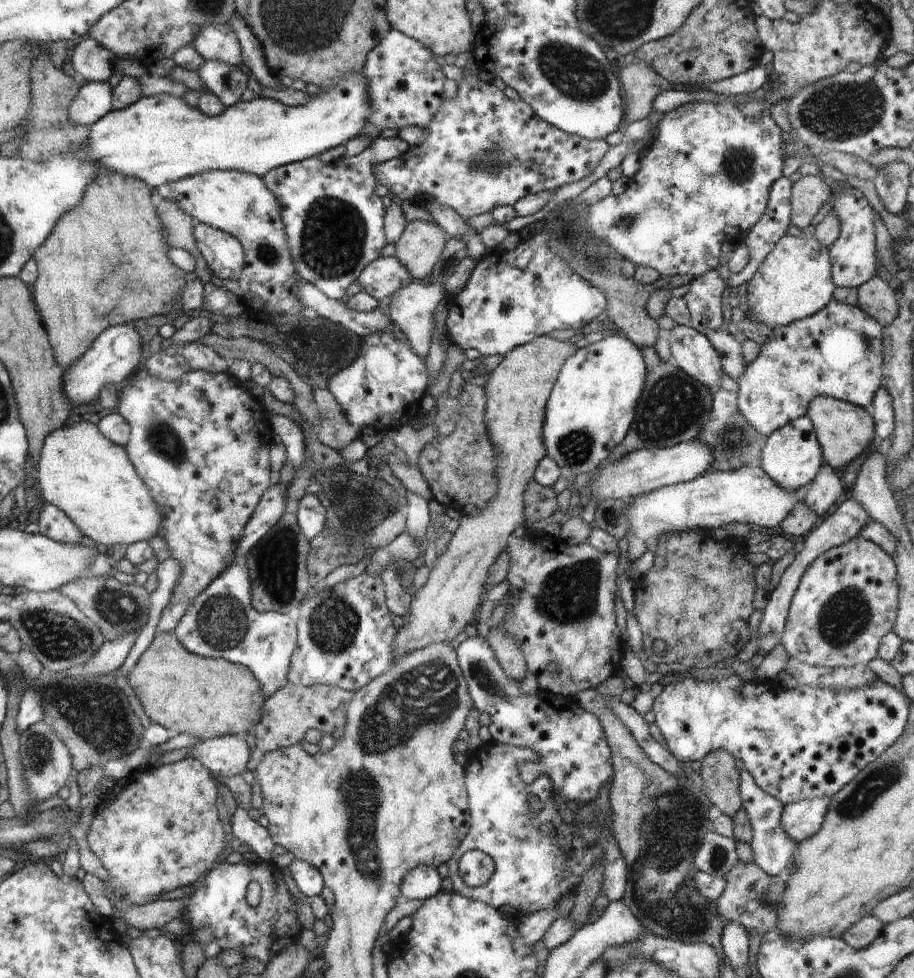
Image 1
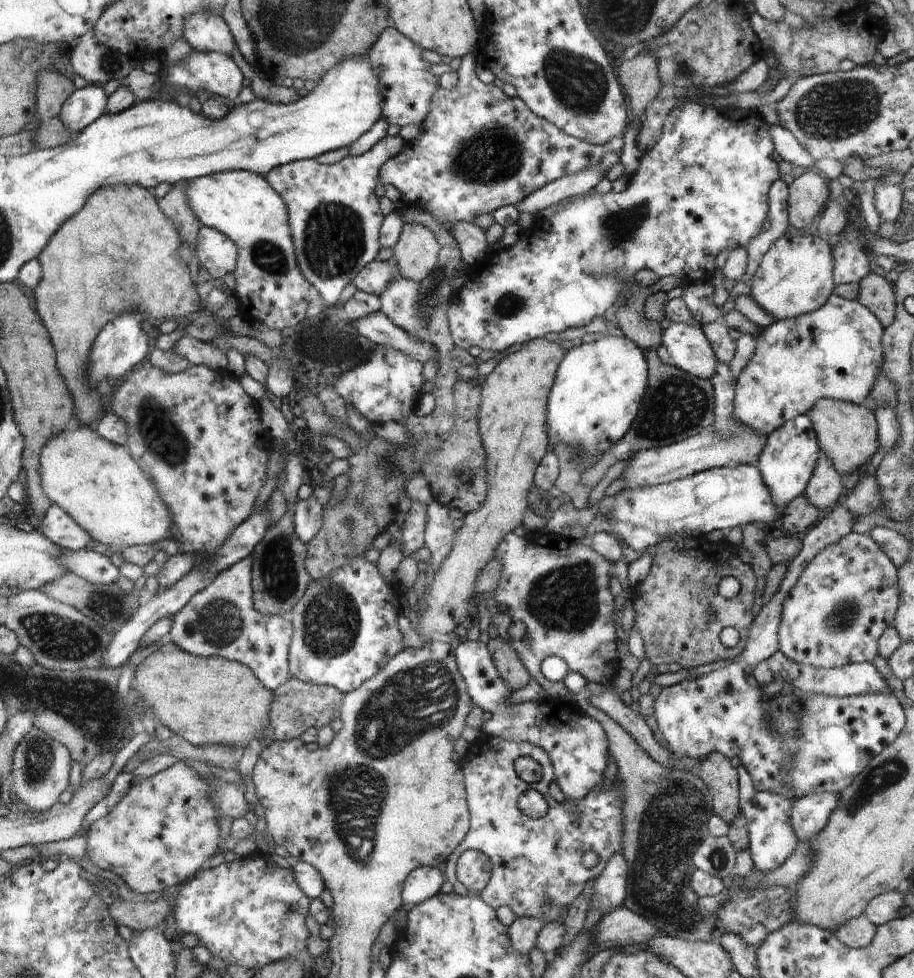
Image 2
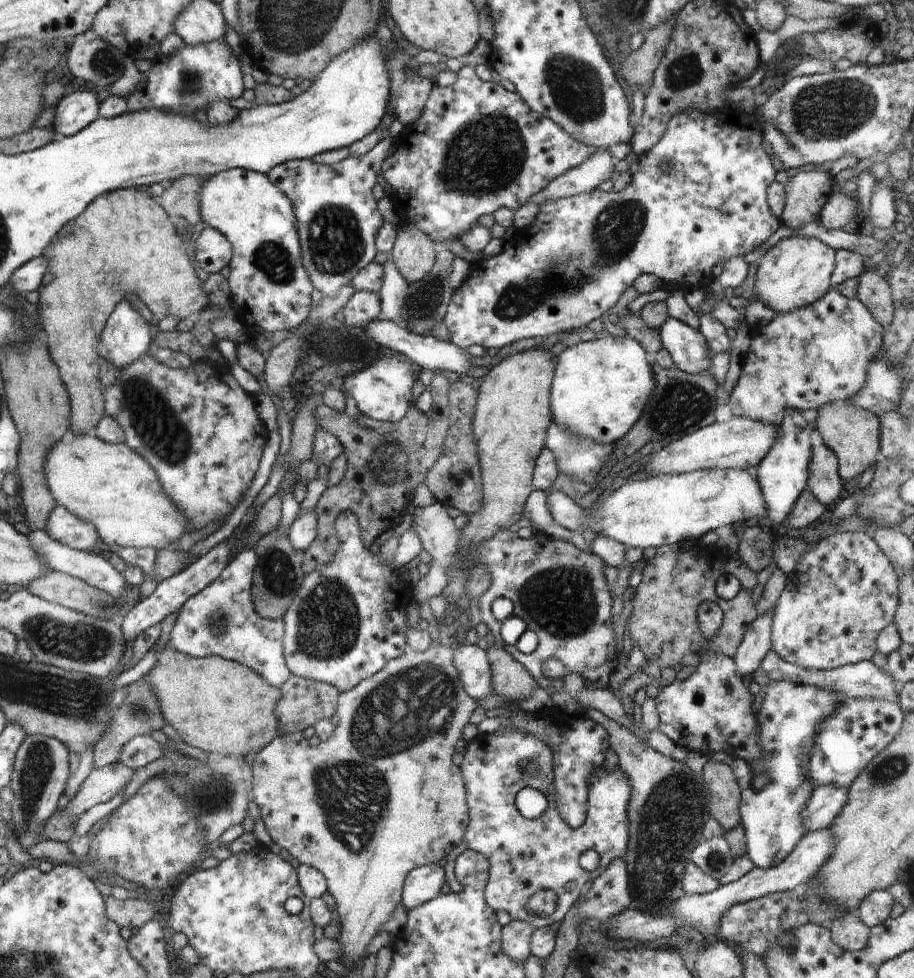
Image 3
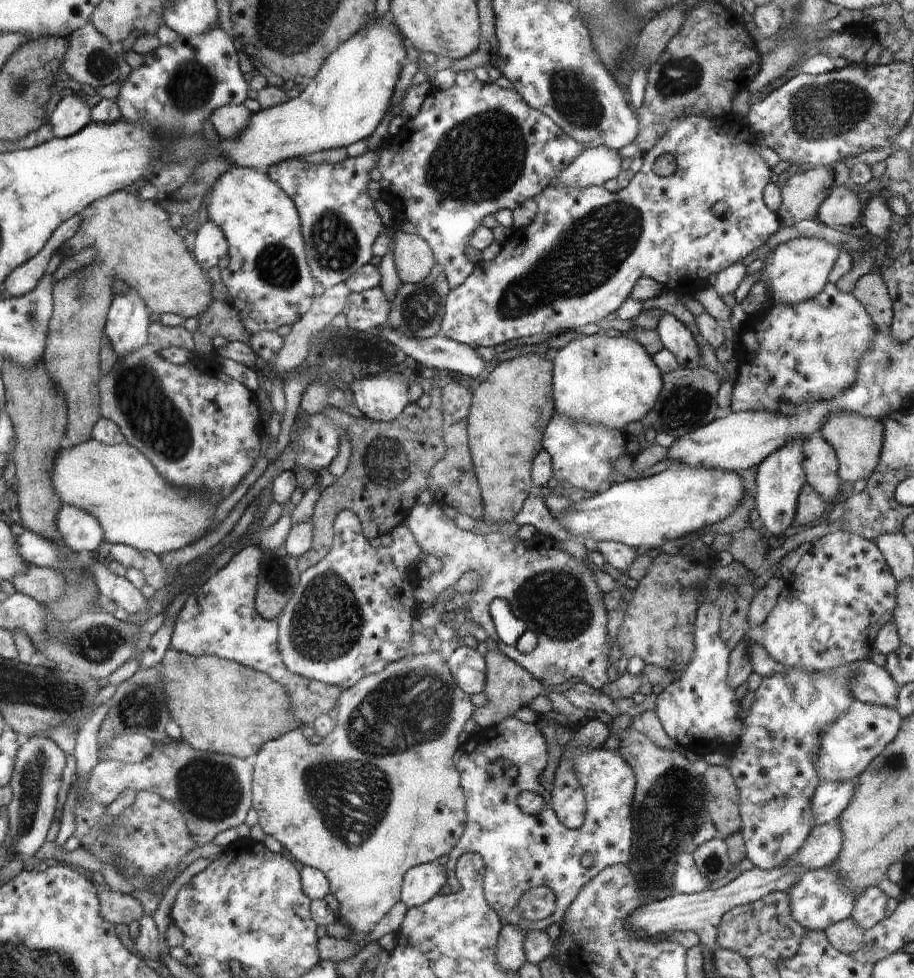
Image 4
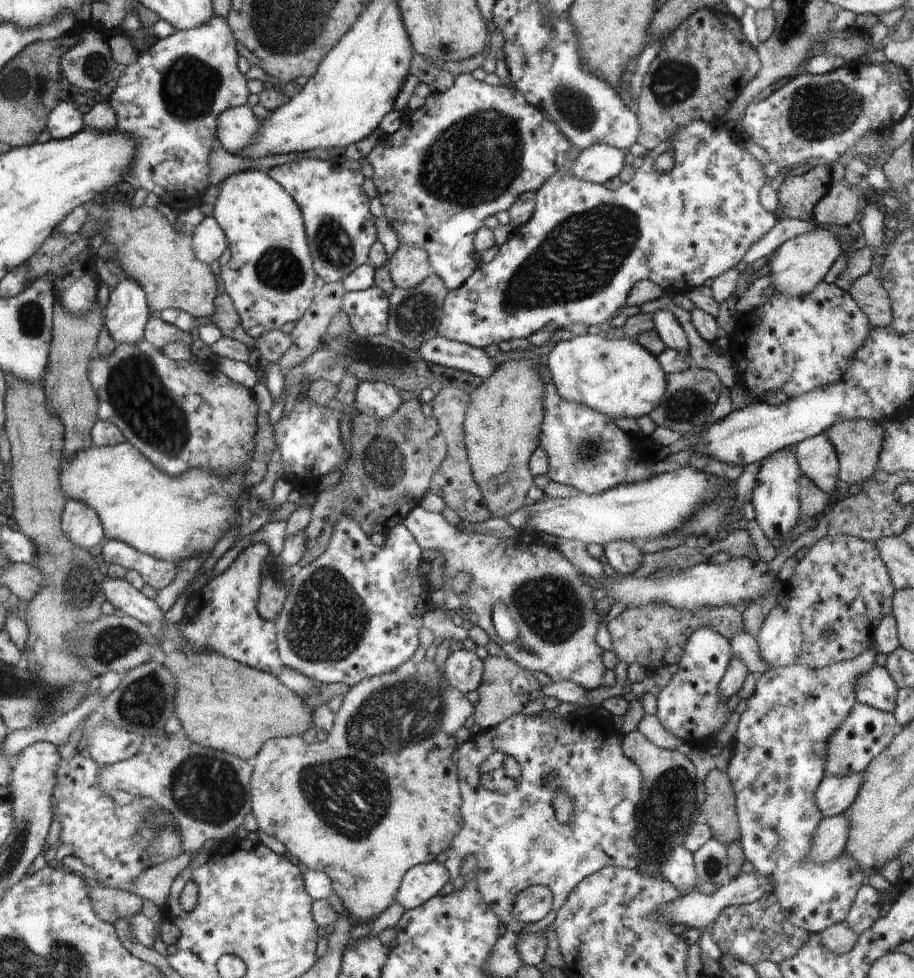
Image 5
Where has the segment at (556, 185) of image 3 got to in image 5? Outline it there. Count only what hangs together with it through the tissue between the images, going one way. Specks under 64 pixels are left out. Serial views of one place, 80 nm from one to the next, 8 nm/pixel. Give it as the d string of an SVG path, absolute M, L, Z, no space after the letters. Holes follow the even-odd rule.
M596 143L579 151L579 157L569 163L568 170L576 178L603 185L619 176L625 156L626 152L619 148Z

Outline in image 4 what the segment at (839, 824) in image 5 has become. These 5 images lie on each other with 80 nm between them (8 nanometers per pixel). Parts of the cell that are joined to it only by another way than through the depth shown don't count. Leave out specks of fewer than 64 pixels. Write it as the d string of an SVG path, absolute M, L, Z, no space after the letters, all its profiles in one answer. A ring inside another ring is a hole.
M839 819L822 825L815 824L806 842L782 866L771 869L754 867L739 874L735 880L716 890L706 889L699 893L674 893L667 899L640 905L626 917L625 926L653 939L668 937L668 934L672 934L676 930L688 930L694 932L700 942L714 952L718 948L717 932L721 918L732 907L753 903L774 891L788 893L805 872L830 867L836 860L842 843L843 832L839 827Z

